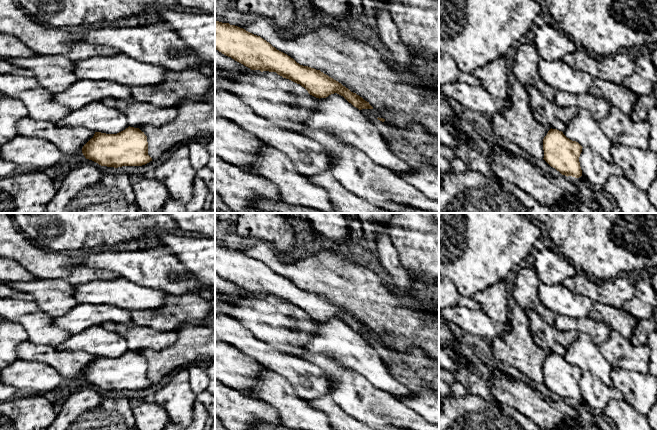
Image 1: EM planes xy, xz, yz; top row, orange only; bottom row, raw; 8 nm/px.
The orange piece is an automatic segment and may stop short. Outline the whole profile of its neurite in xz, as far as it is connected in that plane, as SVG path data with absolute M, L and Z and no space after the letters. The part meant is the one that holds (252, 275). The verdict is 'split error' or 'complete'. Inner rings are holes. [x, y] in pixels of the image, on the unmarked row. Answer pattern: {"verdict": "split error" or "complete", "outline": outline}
{"verdict": "complete", "outline": "M215 245L215 273L251 294L276 296L300 308L316 322L337 317L359 334L373 333L369 326L338 305L320 294L300 289L260 260L238 250Z"}

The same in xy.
{"verdict": "complete", "outline": "M130 350L117 358L95 356L94 360L83 370L82 377L86 383L101 390L114 392L142 390L152 385L152 382L148 379L147 360L139 352Z"}

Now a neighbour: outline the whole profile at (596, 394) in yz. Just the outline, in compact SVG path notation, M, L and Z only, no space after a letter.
M583 371L579 381L582 400L590 407L595 414L603 412L607 403L612 399L623 399L622 393L619 393L614 387L608 387L596 376L588 371Z

